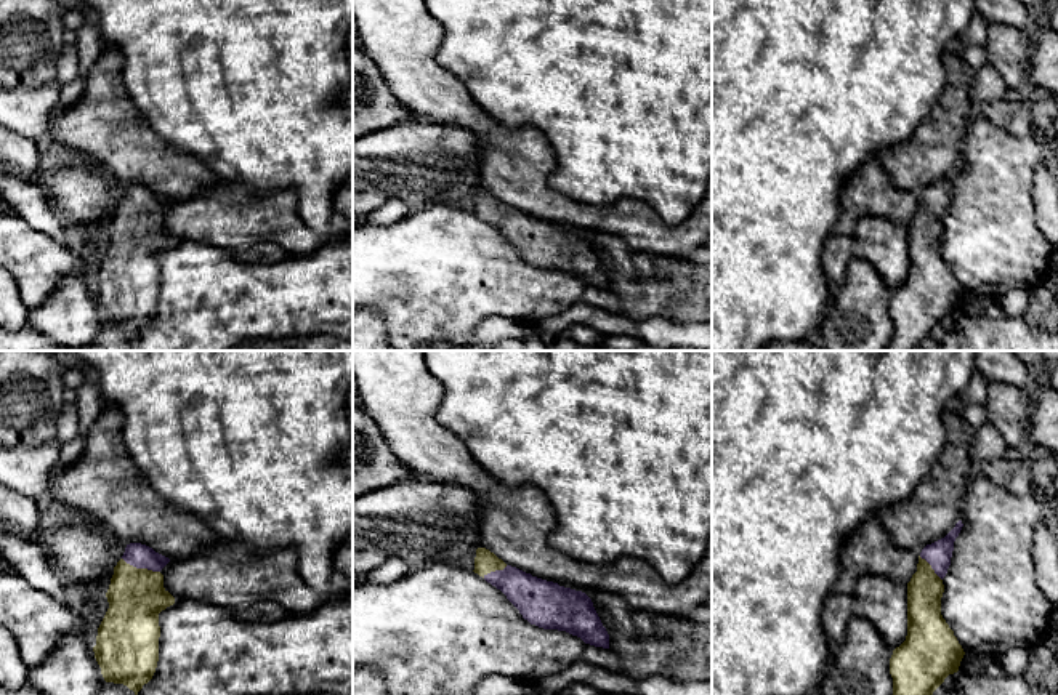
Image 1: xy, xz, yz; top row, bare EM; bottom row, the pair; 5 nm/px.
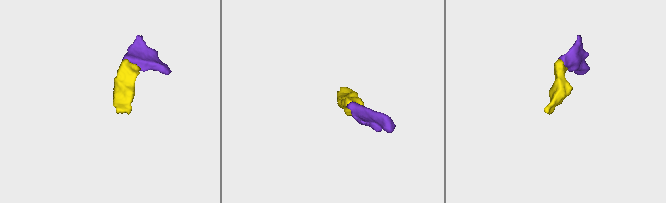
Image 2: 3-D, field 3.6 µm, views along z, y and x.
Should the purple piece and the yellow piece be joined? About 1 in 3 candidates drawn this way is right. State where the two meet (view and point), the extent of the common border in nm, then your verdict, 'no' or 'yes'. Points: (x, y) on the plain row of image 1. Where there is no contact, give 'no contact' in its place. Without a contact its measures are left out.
contact xy (141, 208); length 200 nm; yes

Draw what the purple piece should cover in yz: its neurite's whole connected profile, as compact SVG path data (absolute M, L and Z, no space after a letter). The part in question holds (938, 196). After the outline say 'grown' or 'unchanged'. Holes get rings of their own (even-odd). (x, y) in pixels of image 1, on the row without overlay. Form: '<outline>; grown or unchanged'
M959 162L944 179L927 186L919 197L917 213L907 224L907 277L890 299L893 336L886 351L914 351L949 315L959 312L965 293L941 256L941 239L943 219L962 168Z; grown

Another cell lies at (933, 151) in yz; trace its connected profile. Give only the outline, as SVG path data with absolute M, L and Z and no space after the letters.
M944 53L946 86L928 120L912 138L882 149L875 157L893 184L907 192L923 191L944 179L960 162L967 141L971 88L963 80L962 58Z

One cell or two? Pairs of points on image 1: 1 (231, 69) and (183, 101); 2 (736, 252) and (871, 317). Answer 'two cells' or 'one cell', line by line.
1: one cell
2: two cells

